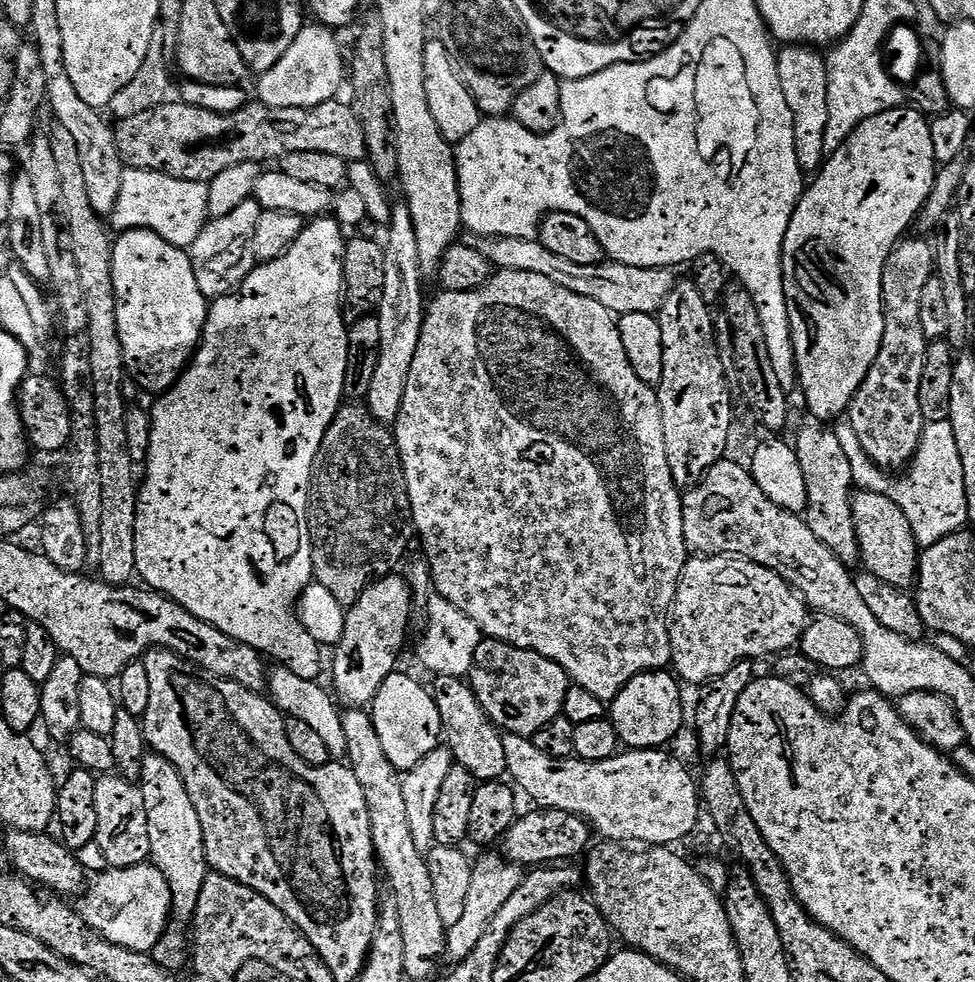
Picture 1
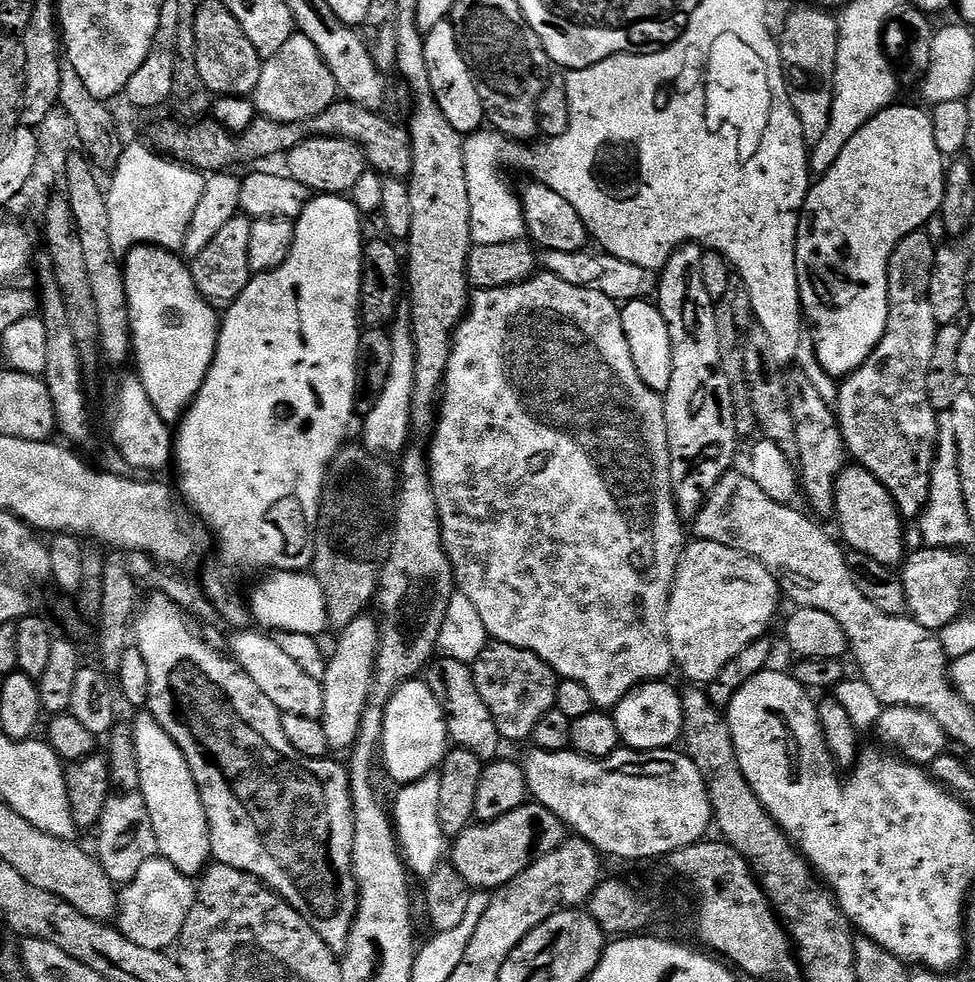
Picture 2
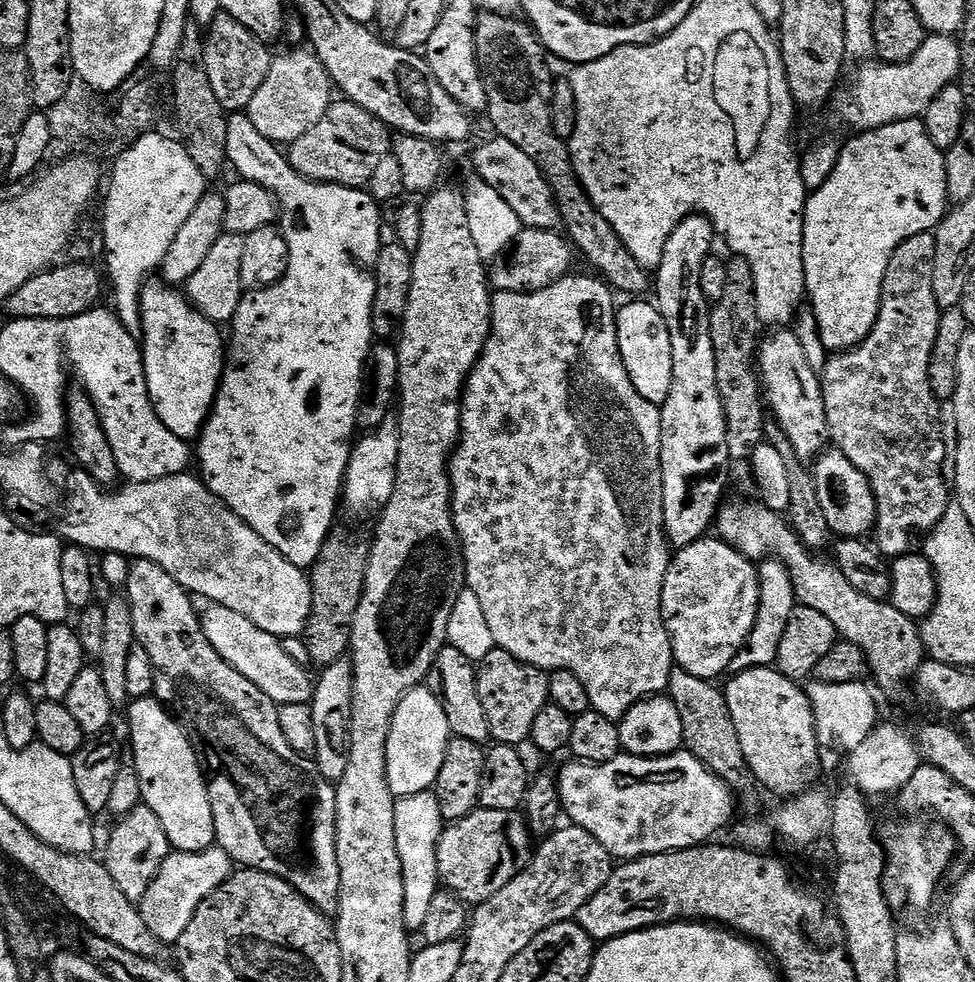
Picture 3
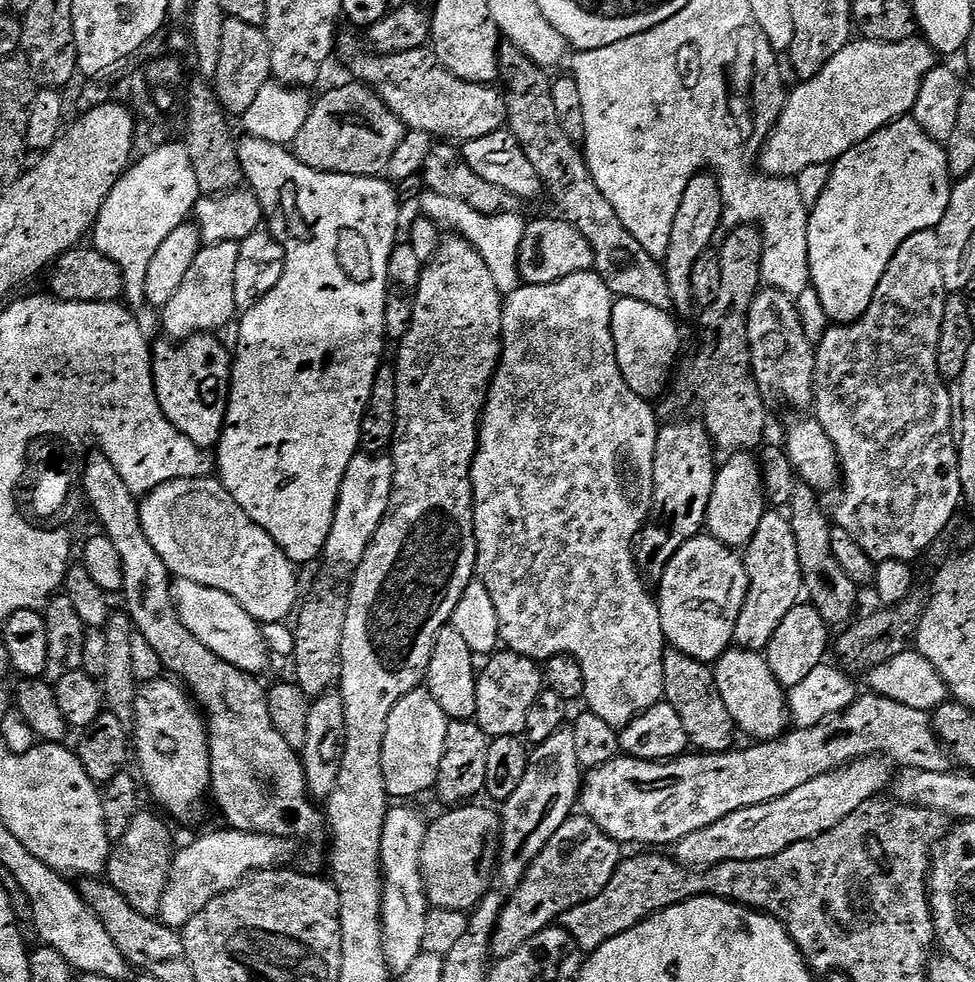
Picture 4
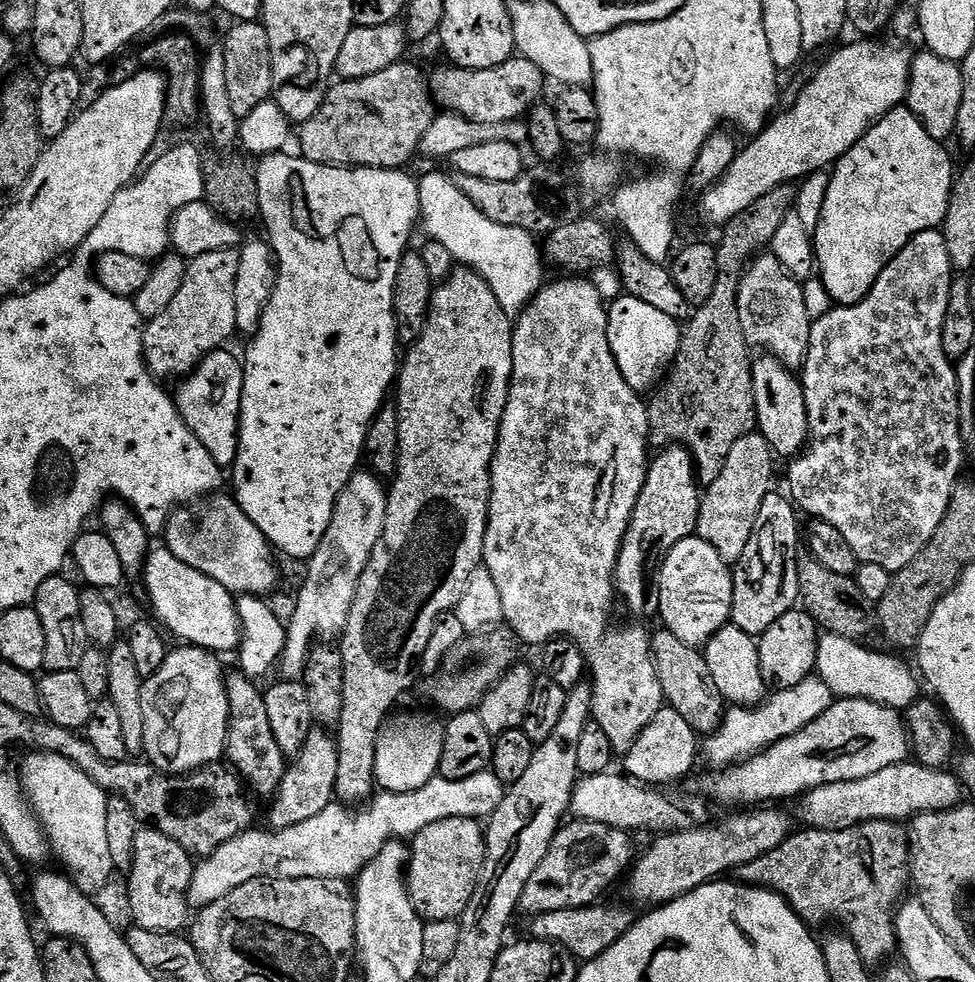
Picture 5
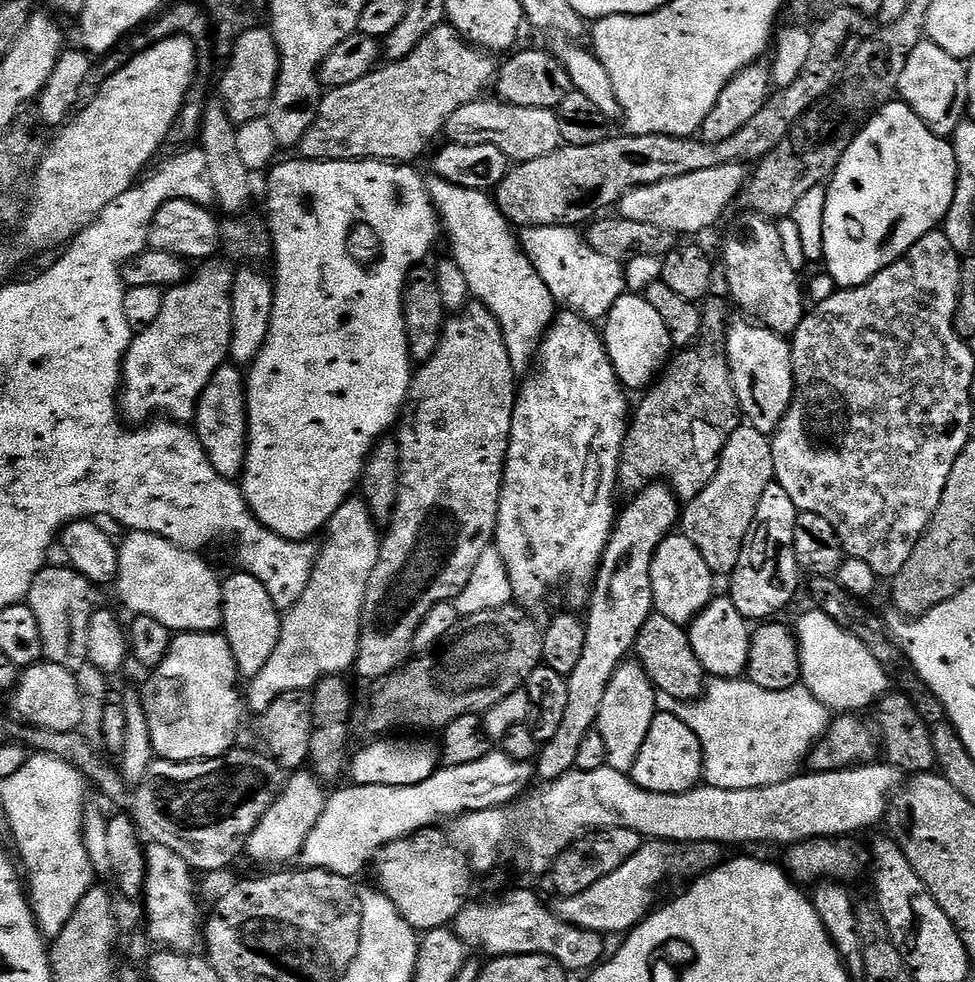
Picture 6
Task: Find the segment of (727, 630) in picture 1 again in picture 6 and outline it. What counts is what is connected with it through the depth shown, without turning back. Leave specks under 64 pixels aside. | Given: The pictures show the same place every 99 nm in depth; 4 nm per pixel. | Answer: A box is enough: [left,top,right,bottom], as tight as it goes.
[650,534,717,625]

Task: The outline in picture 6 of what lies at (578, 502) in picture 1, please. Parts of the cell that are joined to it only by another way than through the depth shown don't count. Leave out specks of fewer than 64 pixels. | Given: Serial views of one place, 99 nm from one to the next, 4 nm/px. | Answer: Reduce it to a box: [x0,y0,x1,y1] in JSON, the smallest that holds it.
[494,310,658,773]

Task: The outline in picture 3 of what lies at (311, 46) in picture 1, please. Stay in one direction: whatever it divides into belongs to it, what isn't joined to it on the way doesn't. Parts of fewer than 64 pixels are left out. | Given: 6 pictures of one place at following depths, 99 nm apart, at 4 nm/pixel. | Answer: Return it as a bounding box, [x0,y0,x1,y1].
[246,50,334,146]

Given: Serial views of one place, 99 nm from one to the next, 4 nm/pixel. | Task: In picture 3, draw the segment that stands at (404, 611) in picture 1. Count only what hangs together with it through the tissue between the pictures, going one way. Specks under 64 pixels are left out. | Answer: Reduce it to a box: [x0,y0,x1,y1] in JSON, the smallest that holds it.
[312,658,354,781]

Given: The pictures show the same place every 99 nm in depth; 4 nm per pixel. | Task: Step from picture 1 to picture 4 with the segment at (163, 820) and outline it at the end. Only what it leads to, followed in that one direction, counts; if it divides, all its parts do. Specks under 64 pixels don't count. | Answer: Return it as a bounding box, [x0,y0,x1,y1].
[134,678,212,824]

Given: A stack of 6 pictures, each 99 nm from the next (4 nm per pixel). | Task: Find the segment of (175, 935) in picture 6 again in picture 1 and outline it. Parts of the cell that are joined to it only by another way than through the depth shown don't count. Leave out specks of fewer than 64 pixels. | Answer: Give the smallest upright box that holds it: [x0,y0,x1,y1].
[94,774,151,868]

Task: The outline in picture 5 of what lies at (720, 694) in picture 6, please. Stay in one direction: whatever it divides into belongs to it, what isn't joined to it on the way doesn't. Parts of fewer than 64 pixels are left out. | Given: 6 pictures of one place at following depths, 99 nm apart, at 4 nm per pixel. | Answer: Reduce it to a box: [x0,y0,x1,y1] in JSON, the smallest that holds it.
[702,676,833,769]

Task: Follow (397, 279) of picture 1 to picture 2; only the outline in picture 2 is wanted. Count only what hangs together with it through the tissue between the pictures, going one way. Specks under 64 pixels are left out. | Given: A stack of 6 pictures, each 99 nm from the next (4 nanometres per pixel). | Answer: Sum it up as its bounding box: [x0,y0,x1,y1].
[362,306,416,454]

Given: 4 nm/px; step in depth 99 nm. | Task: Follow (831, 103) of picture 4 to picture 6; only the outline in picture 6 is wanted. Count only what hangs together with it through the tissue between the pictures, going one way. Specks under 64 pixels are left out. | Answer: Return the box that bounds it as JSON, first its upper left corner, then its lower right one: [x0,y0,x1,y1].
[618,164,746,234]

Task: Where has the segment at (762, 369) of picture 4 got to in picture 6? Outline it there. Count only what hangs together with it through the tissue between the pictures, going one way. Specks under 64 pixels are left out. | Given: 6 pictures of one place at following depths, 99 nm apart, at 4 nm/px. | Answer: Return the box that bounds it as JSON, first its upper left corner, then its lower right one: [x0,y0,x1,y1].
[722,211,806,338]

